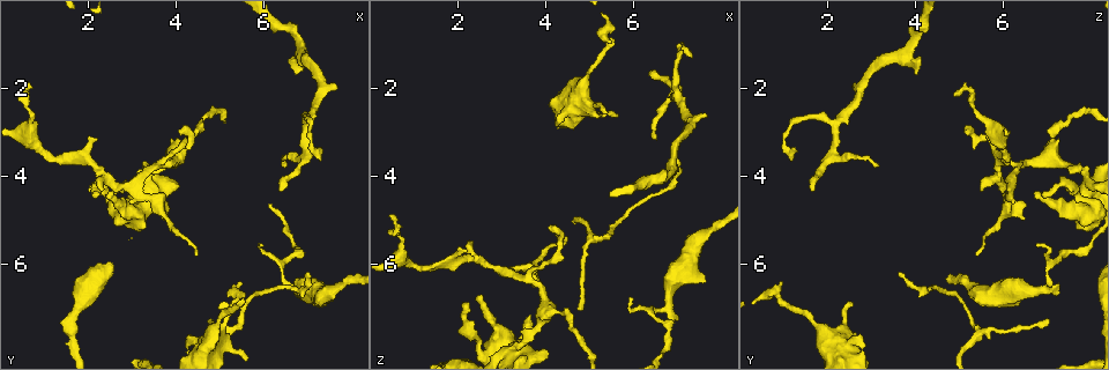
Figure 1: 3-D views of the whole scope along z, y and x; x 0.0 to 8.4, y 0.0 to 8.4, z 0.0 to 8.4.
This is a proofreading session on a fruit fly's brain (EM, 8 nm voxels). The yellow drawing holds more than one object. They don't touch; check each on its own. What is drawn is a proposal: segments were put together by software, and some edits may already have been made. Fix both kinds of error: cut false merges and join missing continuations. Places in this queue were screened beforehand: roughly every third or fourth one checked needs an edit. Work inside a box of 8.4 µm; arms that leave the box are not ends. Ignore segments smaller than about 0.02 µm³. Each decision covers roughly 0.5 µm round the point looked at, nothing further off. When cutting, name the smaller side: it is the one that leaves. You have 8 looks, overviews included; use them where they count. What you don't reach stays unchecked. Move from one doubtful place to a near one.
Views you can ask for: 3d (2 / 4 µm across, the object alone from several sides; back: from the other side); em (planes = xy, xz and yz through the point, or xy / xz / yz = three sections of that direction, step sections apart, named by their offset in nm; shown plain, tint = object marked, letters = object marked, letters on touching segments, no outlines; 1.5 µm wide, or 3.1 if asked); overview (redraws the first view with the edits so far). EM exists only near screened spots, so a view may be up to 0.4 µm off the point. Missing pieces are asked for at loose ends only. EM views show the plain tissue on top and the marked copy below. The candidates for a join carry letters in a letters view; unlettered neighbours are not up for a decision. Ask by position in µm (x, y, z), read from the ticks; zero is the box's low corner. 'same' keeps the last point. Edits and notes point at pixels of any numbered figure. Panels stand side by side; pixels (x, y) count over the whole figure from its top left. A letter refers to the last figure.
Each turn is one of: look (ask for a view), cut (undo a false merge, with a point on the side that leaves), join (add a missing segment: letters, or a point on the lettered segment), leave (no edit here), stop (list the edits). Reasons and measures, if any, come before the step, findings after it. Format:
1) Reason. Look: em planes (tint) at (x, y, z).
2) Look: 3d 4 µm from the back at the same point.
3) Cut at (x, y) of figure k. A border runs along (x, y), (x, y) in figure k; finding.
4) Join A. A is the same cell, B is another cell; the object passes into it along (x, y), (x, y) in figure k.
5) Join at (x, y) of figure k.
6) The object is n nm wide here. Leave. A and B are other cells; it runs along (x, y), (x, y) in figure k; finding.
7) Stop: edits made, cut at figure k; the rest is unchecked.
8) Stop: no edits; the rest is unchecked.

An open end. Look: 3d 4 µm at (4.70, 7.25, 7.00).

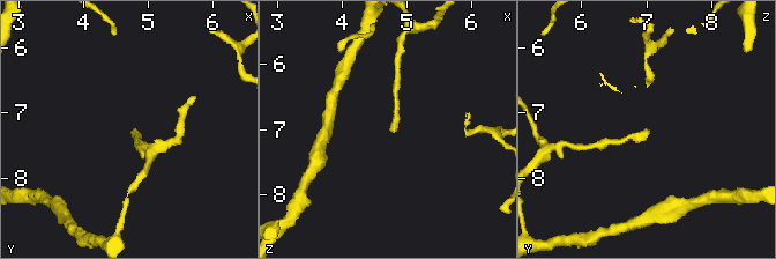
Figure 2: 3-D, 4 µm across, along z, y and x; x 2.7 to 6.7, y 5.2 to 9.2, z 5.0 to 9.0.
Look: em planes (tint) at (4.75, 7.25, 7.05).

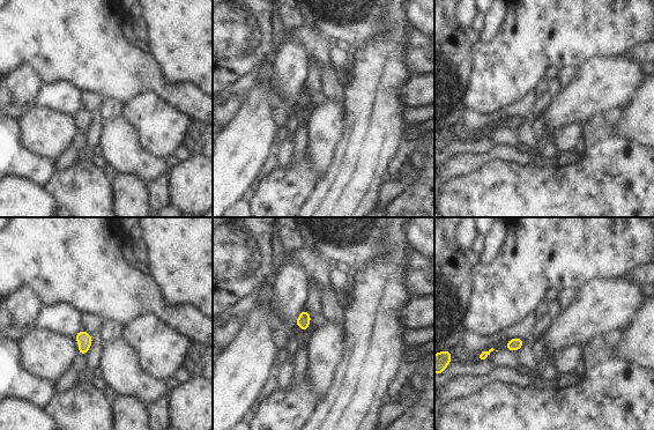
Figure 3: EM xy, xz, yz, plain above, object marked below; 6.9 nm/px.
What lies round it. Look: em planes (letters) at the same point.

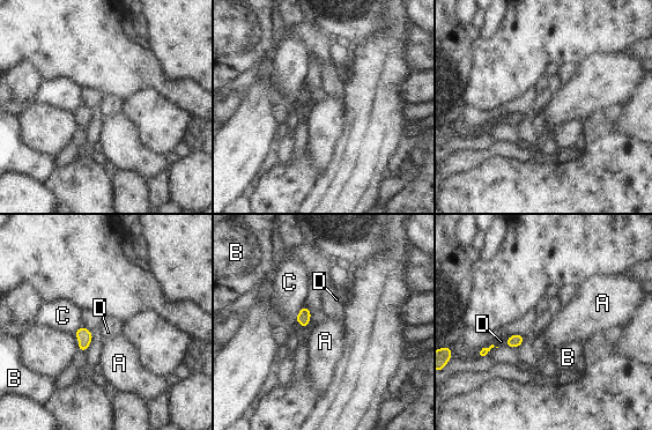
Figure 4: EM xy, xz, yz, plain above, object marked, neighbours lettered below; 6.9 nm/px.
Leave. A, B, C and D are other cells; a border runs along (304, 304), (294, 319) in figure 4; no lettered segment goes on from it.

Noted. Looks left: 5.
Thin end. Look: em planes (letters) at (3.75, 4.60, 6.55).

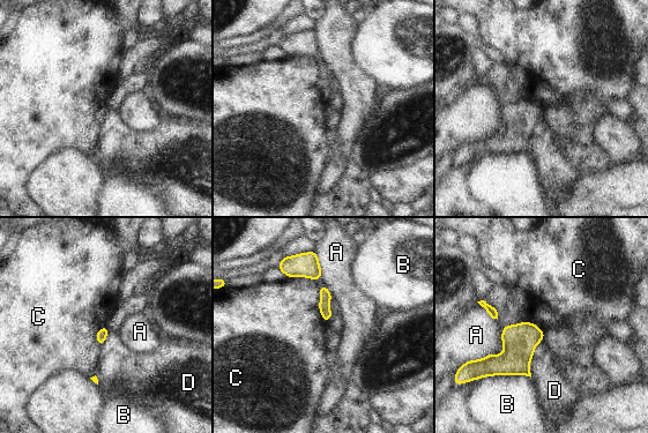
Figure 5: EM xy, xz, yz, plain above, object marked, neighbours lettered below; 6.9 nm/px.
Leave. A, B, C and D are other cells; a border runs along (321, 283), (319, 311), (327, 322) in figure 5; no lettered segment goes on from it.

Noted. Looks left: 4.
Branch stops here. Look: 3d 2 µm at (6.55, 1.40, 4.15).

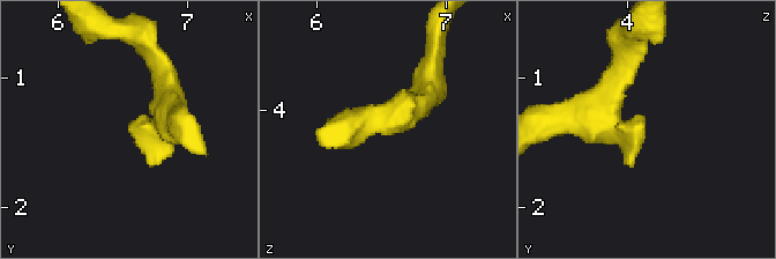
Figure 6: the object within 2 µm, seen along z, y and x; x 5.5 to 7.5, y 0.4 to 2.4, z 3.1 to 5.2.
The arms are 190, 200 nm wide; shape alone is not enough. Look: em planes (letters) at (6.56, 1.36, 4.10).

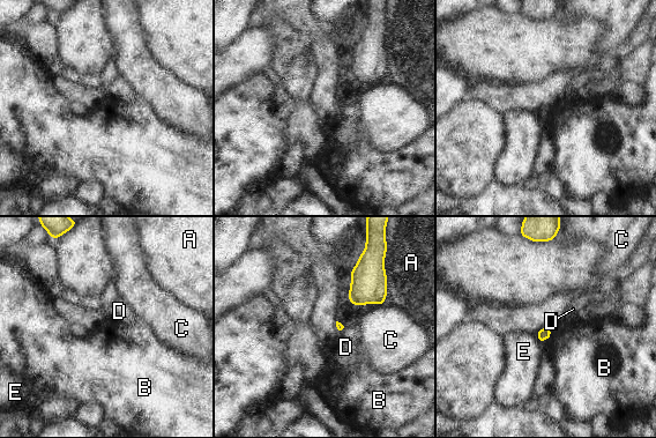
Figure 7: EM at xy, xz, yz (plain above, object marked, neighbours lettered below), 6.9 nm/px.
Leave. A, B, C, D and E are other cells; a border runs along (535, 334), (541, 343) in figure 7; no lettered segment goes on from it.

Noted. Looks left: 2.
Stop: no edits; the rest is unchecked.

